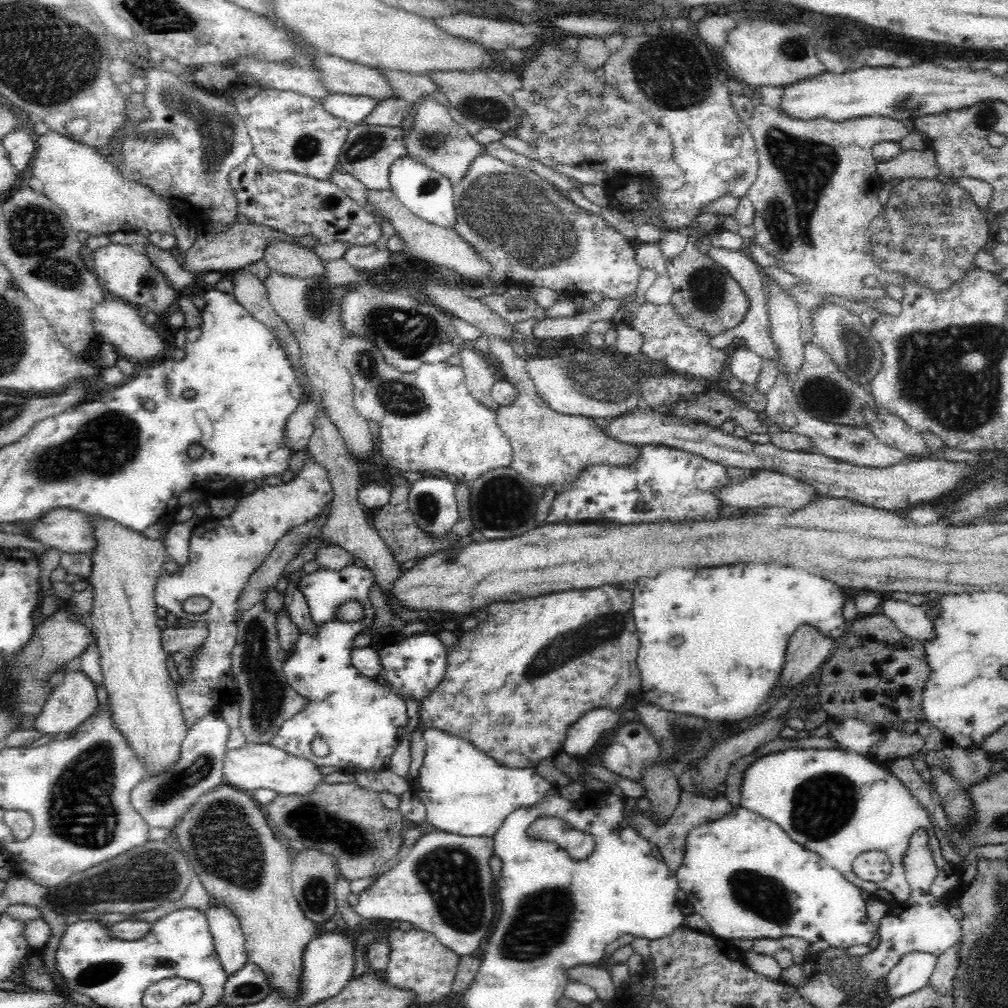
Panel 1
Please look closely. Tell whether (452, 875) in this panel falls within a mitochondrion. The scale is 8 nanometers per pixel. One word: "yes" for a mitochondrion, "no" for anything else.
yes

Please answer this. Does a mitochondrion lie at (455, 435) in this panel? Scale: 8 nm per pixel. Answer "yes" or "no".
no

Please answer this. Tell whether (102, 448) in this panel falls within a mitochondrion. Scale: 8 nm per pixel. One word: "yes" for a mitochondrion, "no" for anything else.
yes

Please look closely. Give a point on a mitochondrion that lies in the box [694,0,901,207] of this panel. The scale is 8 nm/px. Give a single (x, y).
(790, 50)

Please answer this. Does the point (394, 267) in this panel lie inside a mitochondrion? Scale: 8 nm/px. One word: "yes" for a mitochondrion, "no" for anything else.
no

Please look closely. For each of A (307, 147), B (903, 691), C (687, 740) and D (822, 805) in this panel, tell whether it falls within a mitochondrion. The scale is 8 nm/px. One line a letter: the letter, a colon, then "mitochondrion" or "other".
A: mitochondrion
B: other
C: mitochondrion
D: mitochondrion

